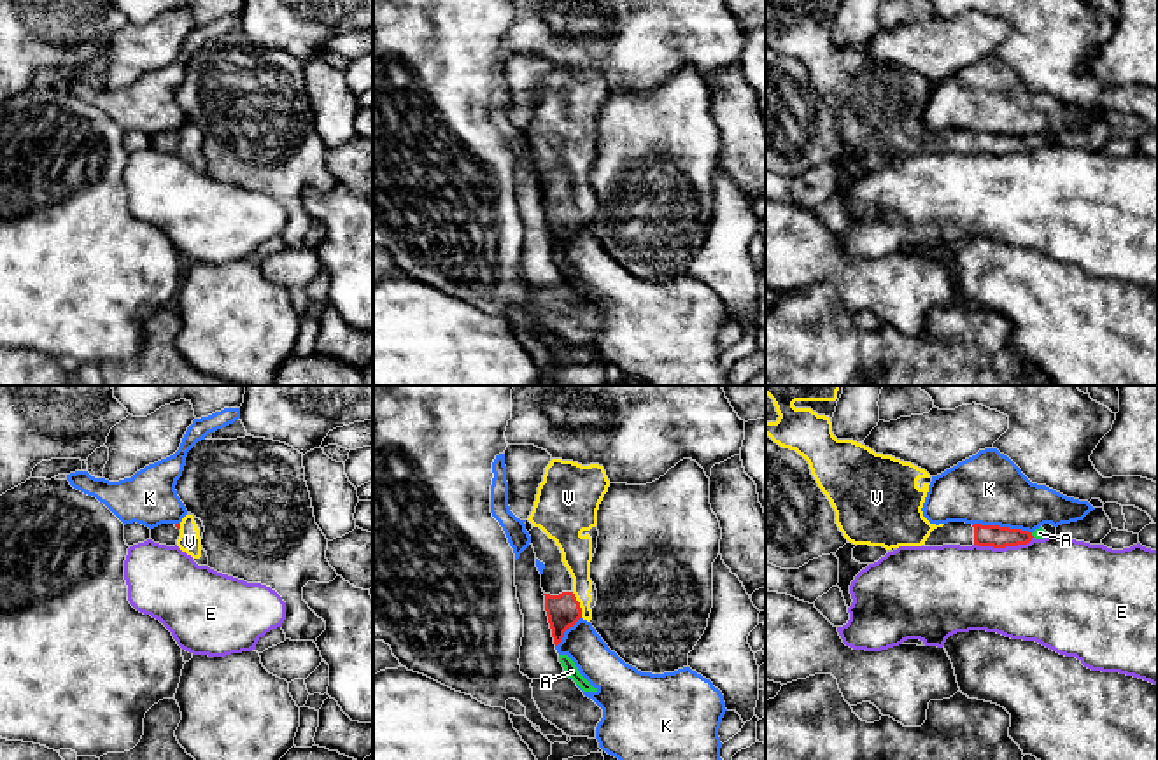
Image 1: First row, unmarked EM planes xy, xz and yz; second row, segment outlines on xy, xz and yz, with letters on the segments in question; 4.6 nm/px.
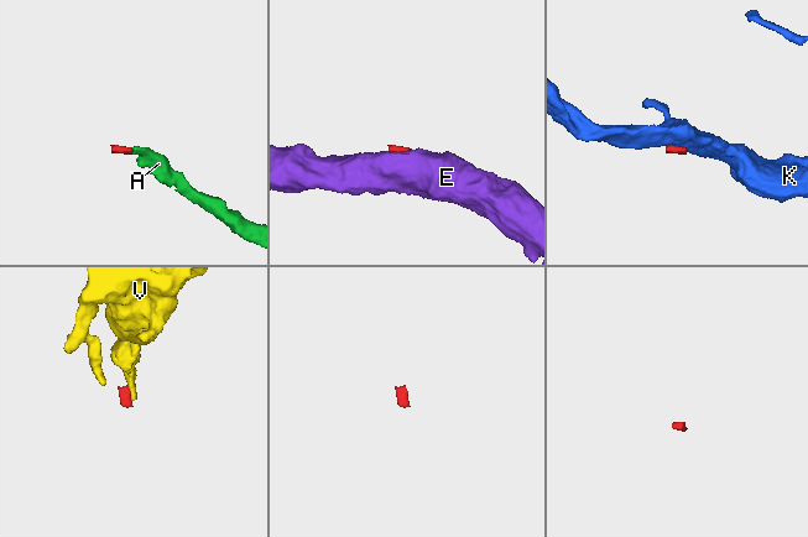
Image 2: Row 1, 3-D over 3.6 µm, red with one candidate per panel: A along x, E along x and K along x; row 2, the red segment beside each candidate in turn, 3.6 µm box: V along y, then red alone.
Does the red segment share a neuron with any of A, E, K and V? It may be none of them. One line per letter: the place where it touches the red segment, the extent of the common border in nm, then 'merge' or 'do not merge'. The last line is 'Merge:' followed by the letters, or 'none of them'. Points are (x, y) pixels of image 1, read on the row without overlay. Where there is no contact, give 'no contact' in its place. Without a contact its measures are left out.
A: yz (1030, 142) | 30 nm | merge
E: yz (1004, 154) | 280 nm | do not merge
K: yz (1002, 135) | 280 nm | do not merge
V: xz (578, 212) | 130 nm | merge
Merge: A, V

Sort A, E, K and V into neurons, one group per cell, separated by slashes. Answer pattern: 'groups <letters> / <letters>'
groups A V / E / K

